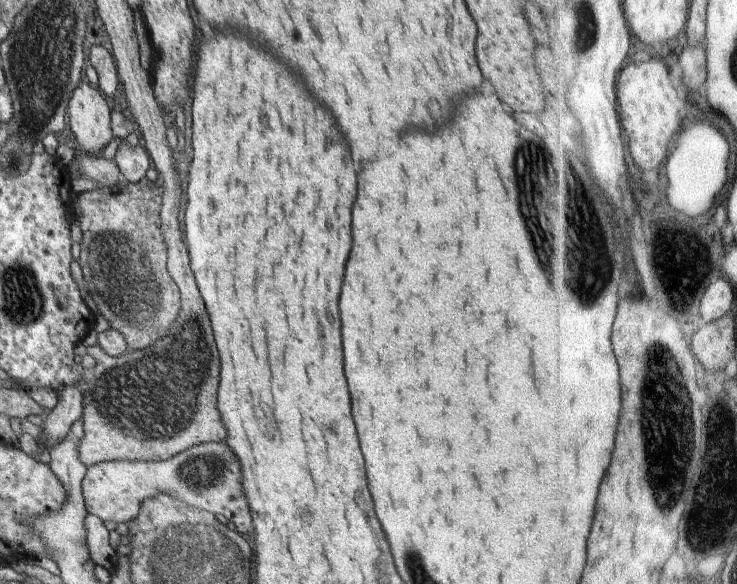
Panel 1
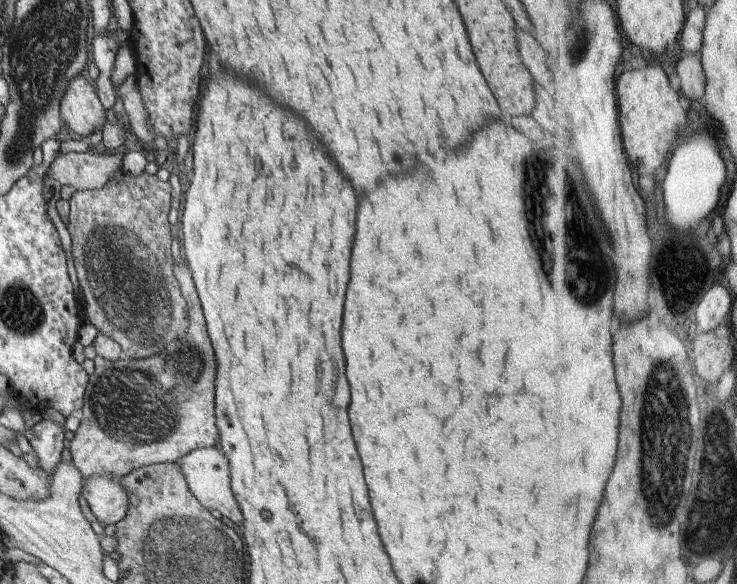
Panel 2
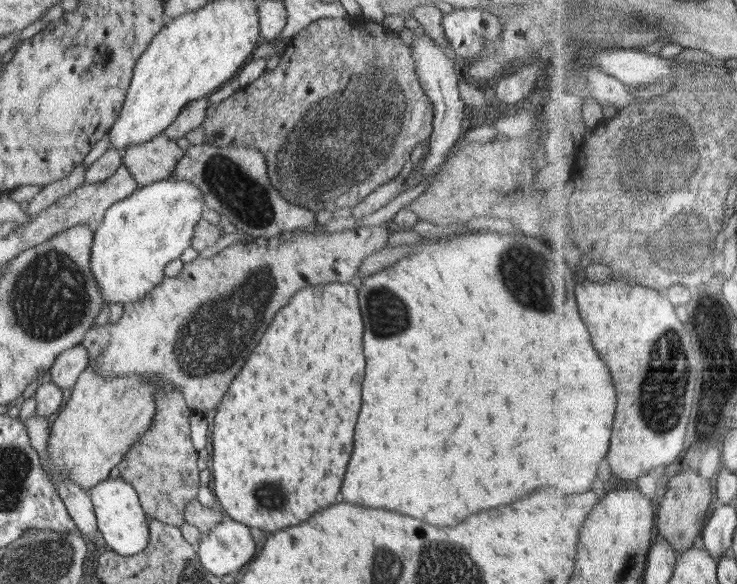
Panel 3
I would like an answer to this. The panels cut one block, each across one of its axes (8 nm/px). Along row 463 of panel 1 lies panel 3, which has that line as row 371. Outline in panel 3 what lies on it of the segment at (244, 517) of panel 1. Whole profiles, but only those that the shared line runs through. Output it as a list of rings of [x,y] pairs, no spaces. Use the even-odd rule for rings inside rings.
[[[383,225],[362,226],[356,227],[355,229],[342,230],[342,232],[324,232],[317,235],[312,235],[312,233],[301,233],[294,237],[290,234],[288,235],[287,240],[277,239],[272,245],[268,245],[267,247],[260,247],[254,243],[234,242],[232,245],[226,247],[210,258],[198,256],[191,262],[184,263],[182,271],[176,277],[164,276],[164,279],[162,279],[156,287],[152,287],[152,290],[148,294],[145,294],[144,298],[125,305],[124,313],[118,322],[92,326],[92,328],[84,335],[82,342],[84,347],[86,347],[86,350],[88,350],[89,361],[94,361],[94,363],[99,366],[99,370],[96,374],[101,374],[101,376],[105,376],[105,378],[130,376],[132,374],[141,374],[141,376],[159,376],[159,378],[163,378],[164,381],[168,381],[172,386],[180,389],[180,392],[185,399],[185,404],[194,413],[203,413],[212,409],[217,409],[220,400],[222,400],[222,396],[224,396],[226,390],[228,390],[228,386],[230,386],[230,382],[232,382],[232,378],[238,374],[238,370],[242,368],[242,364],[246,362],[246,358],[250,356],[250,352],[254,350],[256,342],[262,338],[266,326],[272,322],[274,312],[280,310],[296,291],[304,287],[326,283],[350,283],[354,276],[358,276],[358,267],[360,267],[362,259],[372,255],[374,251],[378,251],[387,245],[388,234],[388,229]]]

